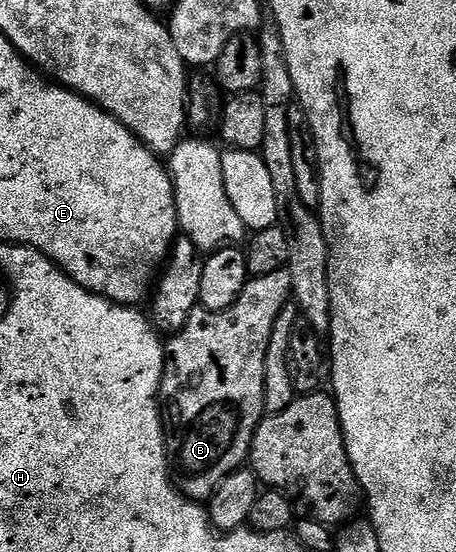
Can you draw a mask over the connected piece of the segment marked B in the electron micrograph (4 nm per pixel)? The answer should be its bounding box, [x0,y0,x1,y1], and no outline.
[159,268,292,503]

